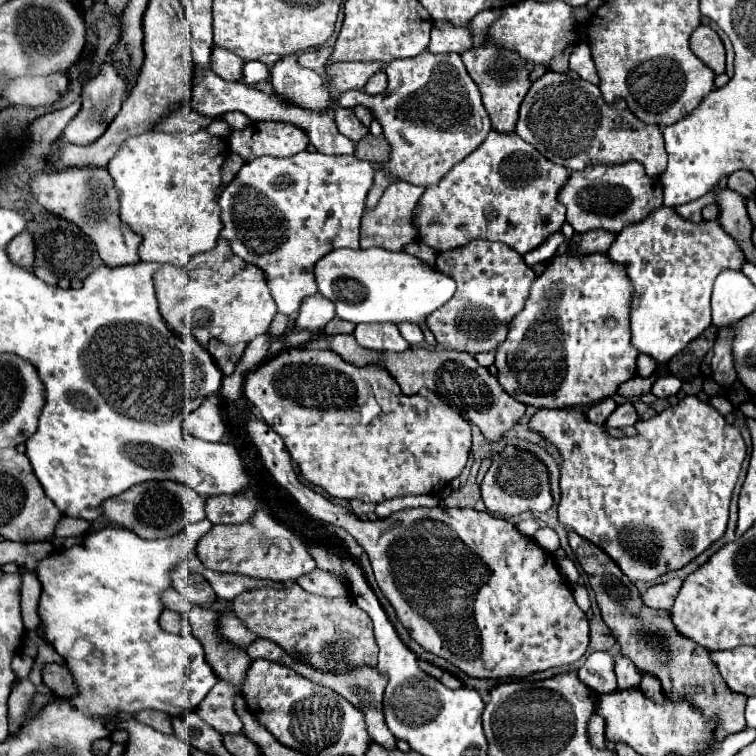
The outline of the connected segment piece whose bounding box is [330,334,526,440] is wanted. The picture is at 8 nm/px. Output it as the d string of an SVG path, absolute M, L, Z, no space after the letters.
M350 334L332 336L330 348L350 364L382 366L392 378L398 380L398 386L402 388L402 392L406 396L418 394L420 388L428 388L428 390L440 394L442 398L446 398L446 404L450 404L466 420L476 424L488 440L502 438L520 420L520 416L526 410L524 404L520 404L516 398L512 398L508 392L504 392L498 378L492 376L484 366L480 366L476 362L476 358L468 352L426 350L426 348L408 348L404 352L376 352L376 350L362 348L356 342L356 338Z

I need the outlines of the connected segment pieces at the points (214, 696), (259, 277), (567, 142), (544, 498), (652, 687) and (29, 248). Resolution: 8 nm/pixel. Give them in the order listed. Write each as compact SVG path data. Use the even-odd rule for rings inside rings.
M220 680L208 692L208 696L200 702L196 713L206 724L210 724L214 730L218 730L220 734L242 732L240 718L234 712L234 698L236 698L236 688L232 688L230 684L224 684Z
M222 238L216 248L196 254L184 267L161 265L154 276L154 286L164 322L174 330L184 322L204 348L210 338L228 346L250 344L256 336L268 332L276 314L276 304L266 286L264 272L258 266L240 260L240 256L232 252L228 240Z
M548 70L528 90L516 124L516 134L532 144L544 158L570 170L584 170L596 164L626 164L630 160L640 162L648 176L660 176L666 170L668 156L660 126L640 122L620 98L614 104L606 104L600 88L580 80L578 76L558 74ZM624 120L630 130L616 132L614 124Z
M508 444L500 454L494 456L490 470L480 484L482 500L488 512L496 512L502 516L516 516L520 512L546 512L552 506L550 494L550 476L548 468L528 450L516 448Z
M642 674L642 684L640 684L640 690L644 692L646 698L650 698L652 702L656 704L662 704L664 702L664 692L660 688L660 682L656 682L654 676L648 676L648 674Z
M22 232L20 236L16 236L8 246L6 246L8 258L12 264L30 270L32 262L34 262L34 244L32 244L32 236L28 236L28 232Z

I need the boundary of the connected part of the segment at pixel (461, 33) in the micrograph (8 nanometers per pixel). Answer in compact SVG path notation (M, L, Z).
M434 22L432 38L430 38L430 46L428 46L428 50L432 54L442 54L442 52L462 54L470 46L472 46L472 34L468 30L468 24L456 28L454 24Z

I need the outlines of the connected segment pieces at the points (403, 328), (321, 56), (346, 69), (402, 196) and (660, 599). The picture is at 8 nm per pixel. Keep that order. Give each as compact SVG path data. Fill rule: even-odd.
M398 322L398 330L410 342L410 346L418 346L424 340L424 334L422 334L420 326L416 326L414 322Z
M322 46L322 48L318 48L318 50L310 50L310 52L300 54L300 56L298 56L298 64L306 66L306 68L310 68L310 70L320 72L320 70L326 66L330 54L332 54L332 48L330 48L330 46Z
M352 62L352 64L338 64L332 68L336 72L336 80L326 80L328 88L334 92L334 98L338 92L346 90L362 90L370 76L384 70L384 64L380 62Z
M394 182L386 188L382 198L378 200L376 208L366 210L360 224L360 248L372 248L380 246L392 252L404 250L406 244L418 240L418 228L414 224L414 214L418 208L418 200L424 194L422 186L414 186L408 182Z
M672 578L668 582L660 582L660 584L654 584L650 586L644 594L642 594L642 600L644 604L648 604L650 608L658 608L658 610L670 610L678 592L680 592L680 586L682 586L682 580L680 578Z

